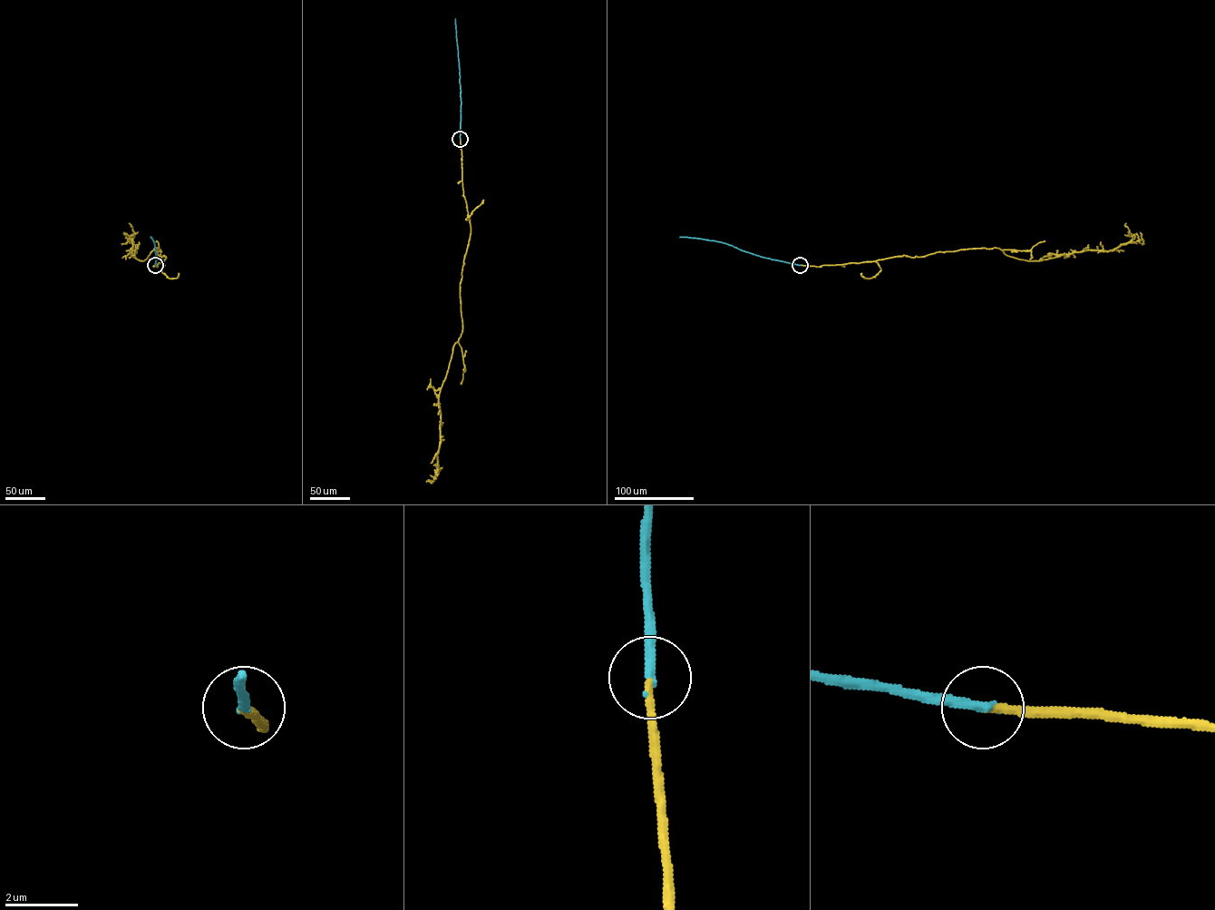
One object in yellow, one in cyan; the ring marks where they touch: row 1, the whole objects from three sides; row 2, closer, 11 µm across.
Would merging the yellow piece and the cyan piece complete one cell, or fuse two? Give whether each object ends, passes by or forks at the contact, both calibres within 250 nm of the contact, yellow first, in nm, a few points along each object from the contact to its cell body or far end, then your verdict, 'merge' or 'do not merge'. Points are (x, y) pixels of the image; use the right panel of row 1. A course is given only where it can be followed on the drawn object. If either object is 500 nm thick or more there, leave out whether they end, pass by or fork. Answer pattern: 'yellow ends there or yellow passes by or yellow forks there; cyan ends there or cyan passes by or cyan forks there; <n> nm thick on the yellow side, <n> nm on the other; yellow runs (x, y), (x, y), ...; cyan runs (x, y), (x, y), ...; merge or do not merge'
yellow ends there; cyan ends there; 200 nm thick on the yellow side, 280 nm on the other; yellow runs (800, 265), (995, 248), (1020, 259), (1039, 260), (1125, 244), (1132, 237), (1126, 223); cyan runs (800, 265), (761, 257), (721, 242), (679, 237); merge

